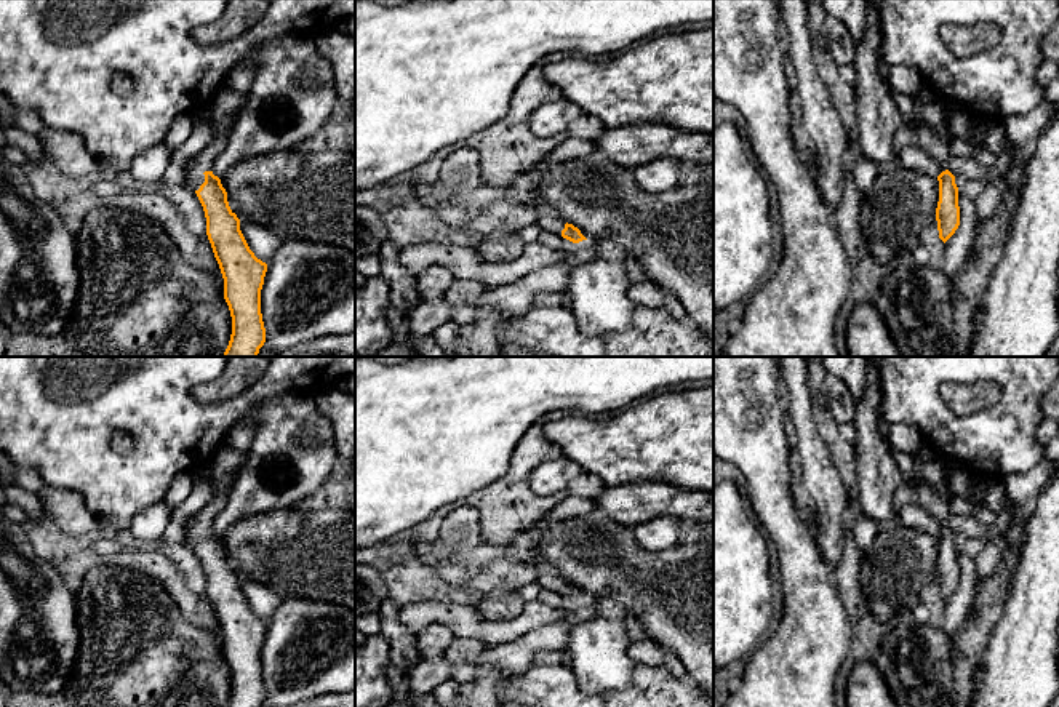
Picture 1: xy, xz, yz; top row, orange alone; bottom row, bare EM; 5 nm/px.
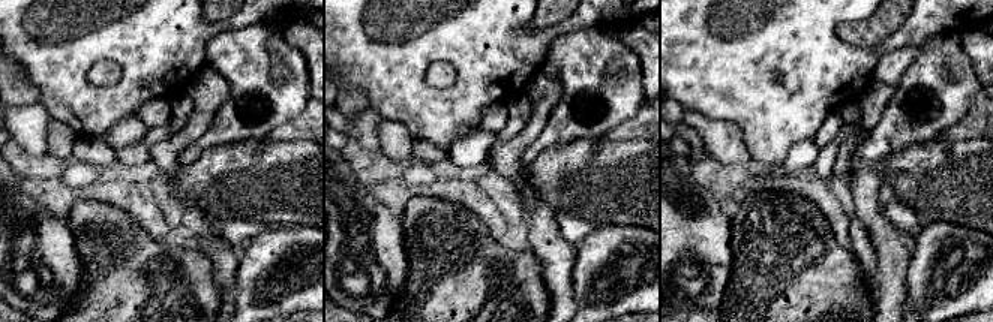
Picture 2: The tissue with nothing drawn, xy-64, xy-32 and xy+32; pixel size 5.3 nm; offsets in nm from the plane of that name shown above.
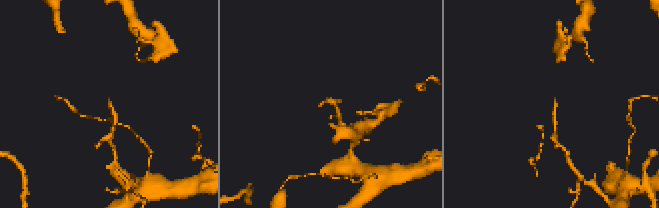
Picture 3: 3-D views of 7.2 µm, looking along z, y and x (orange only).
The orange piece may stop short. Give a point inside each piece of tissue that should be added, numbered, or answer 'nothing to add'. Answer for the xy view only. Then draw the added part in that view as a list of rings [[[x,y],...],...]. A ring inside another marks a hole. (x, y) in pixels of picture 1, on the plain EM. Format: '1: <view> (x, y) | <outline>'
1: xy (199, 522) | [[[235,473],[235,475],[237,475],[237,473]],[[235,475],[232,477],[230,485],[229,485],[227,489],[224,489],[224,491],[214,494],[214,496],[211,497],[211,501],[210,501],[203,509],[200,509],[198,512],[192,513],[192,515],[187,518],[187,521],[186,521],[186,525],[184,525],[184,544],[189,545],[190,549],[194,549],[194,550],[198,549],[200,544],[205,541],[205,533],[203,533],[203,531],[205,531],[205,529],[211,529],[213,518],[216,517],[216,513],[218,513],[218,512],[222,509],[222,505],[226,504],[227,494],[229,494],[229,489],[230,489],[230,486],[232,486],[232,481],[234,481]]]

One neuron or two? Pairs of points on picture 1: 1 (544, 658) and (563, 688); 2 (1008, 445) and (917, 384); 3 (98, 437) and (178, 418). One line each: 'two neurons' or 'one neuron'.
1: two neurons
2: one neuron
3: one neuron

